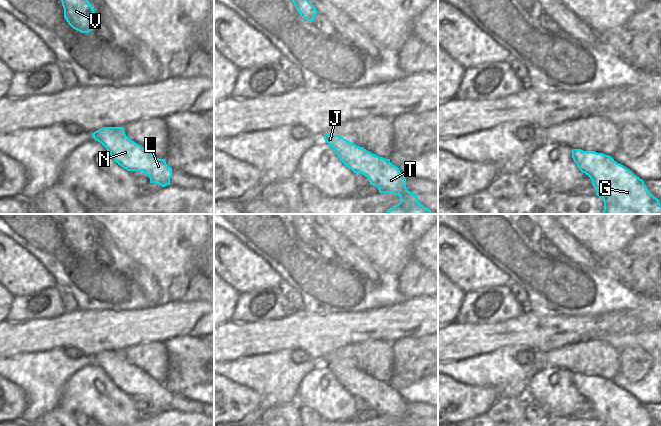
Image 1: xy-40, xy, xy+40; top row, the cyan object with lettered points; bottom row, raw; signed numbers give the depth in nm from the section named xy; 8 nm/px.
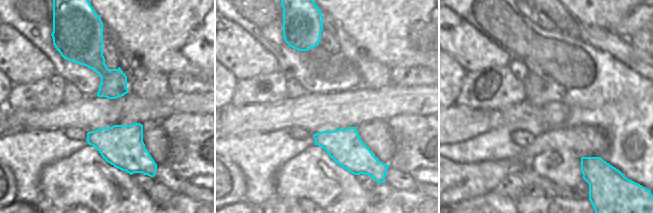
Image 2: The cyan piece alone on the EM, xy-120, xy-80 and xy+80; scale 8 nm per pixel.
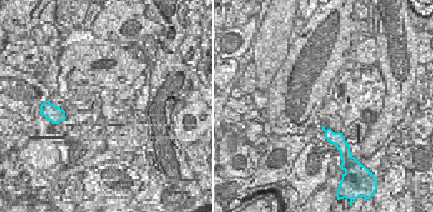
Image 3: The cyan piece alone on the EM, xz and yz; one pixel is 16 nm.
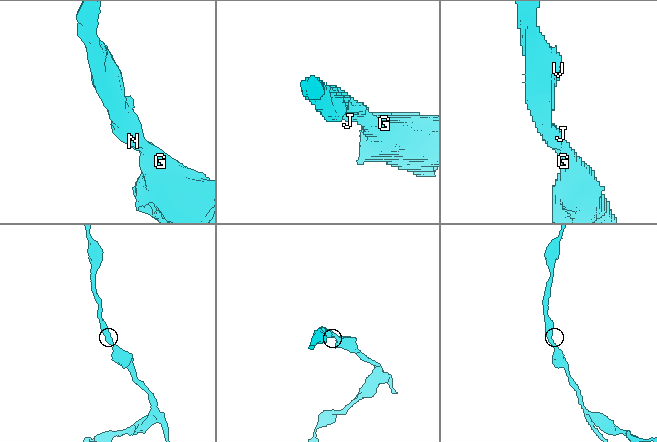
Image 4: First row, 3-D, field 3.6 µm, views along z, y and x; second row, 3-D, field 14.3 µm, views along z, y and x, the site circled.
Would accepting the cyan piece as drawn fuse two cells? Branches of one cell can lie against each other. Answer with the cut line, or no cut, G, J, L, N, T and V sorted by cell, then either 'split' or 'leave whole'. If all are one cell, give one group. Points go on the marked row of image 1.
no cut | G J L N T V | leave whole

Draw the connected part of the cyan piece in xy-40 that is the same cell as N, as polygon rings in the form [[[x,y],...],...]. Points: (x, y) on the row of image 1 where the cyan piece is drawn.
[[[103,127],[92,136],[106,148],[115,162],[127,171],[143,171],[150,178],[150,183],[157,183],[162,187],[170,185],[172,168],[164,159],[155,157],[129,139],[123,127]]]

